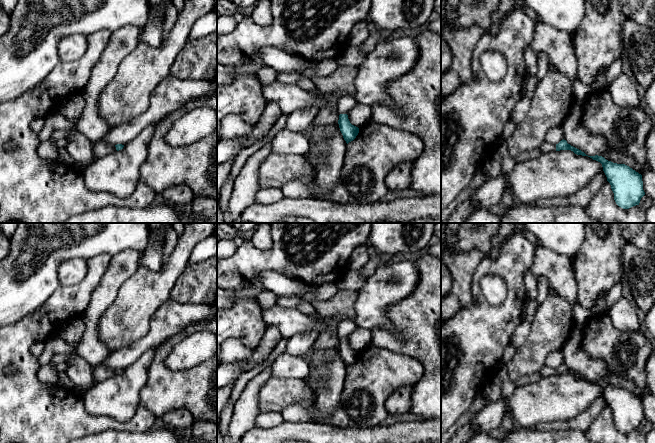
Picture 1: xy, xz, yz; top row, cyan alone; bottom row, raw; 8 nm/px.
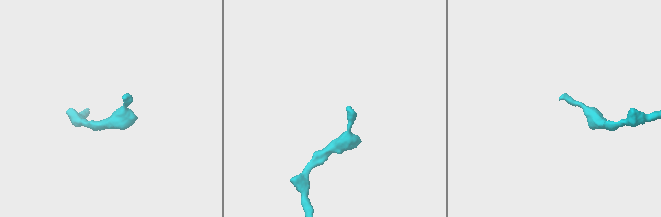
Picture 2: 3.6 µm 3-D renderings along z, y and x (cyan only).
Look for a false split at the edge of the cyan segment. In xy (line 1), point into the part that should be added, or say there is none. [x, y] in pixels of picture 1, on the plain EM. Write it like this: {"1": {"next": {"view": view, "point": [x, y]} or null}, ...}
{"1": {"next": null}}

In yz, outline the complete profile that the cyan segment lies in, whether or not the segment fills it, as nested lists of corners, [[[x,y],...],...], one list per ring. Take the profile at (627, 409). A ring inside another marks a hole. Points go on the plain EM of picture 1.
[[[588,380],[602,388],[607,405],[611,409],[616,428],[629,433],[639,429],[645,419],[642,399],[625,388],[617,388],[606,384],[602,380]]]

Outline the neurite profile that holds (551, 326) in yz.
[[[554,291],[538,307],[525,343],[507,363],[511,380],[530,375],[543,367],[547,355],[561,348],[572,329],[573,309]]]

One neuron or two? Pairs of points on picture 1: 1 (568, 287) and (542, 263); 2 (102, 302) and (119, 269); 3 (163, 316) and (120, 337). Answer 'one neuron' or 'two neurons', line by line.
1: one neuron
2: one neuron
3: two neurons

